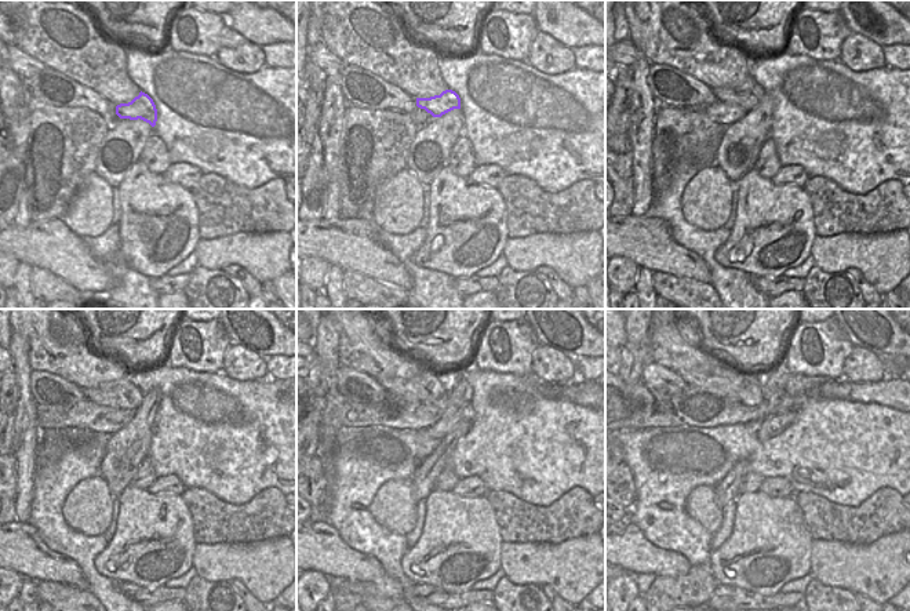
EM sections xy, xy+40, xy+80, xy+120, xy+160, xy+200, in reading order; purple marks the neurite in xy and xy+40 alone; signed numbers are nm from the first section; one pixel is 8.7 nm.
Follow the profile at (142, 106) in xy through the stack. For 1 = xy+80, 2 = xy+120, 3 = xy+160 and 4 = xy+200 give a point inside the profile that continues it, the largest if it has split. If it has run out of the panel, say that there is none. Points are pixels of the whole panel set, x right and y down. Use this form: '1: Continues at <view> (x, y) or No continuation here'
1: Continues at xy+80 (746, 95)
2: Continues at xy+120 (123, 393)
3: Continues at xy+160 (428, 385)
4: Continues at xy+200 (720, 377).

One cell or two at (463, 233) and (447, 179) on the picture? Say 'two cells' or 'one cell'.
one cell

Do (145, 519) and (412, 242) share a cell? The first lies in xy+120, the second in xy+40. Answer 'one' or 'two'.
two

